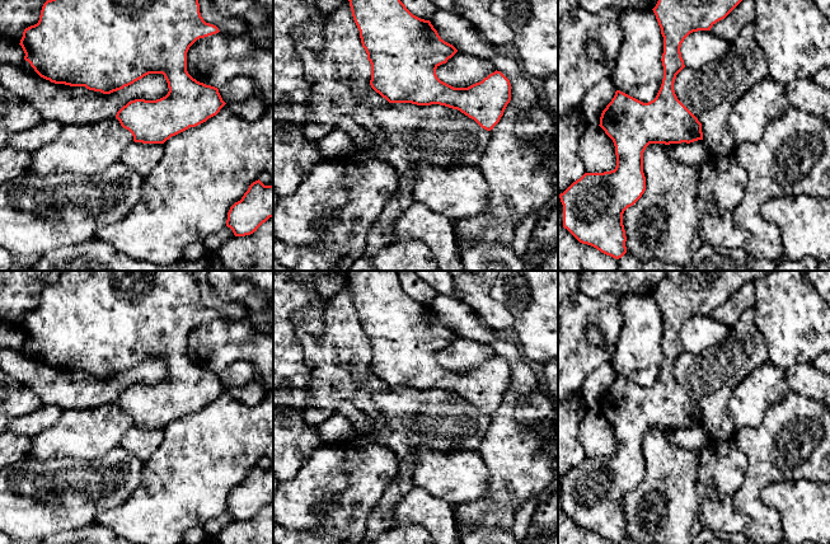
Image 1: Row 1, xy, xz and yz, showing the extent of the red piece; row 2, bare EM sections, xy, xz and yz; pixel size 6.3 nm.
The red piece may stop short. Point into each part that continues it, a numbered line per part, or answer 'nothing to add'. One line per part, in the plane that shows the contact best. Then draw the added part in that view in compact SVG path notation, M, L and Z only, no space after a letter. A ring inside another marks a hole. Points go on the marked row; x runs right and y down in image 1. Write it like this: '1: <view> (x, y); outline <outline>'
nothing to add

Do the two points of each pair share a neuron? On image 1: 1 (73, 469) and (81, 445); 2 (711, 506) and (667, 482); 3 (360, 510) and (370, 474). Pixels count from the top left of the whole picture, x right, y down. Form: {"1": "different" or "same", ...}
{"1": "different", "2": "different", "3": "same"}

